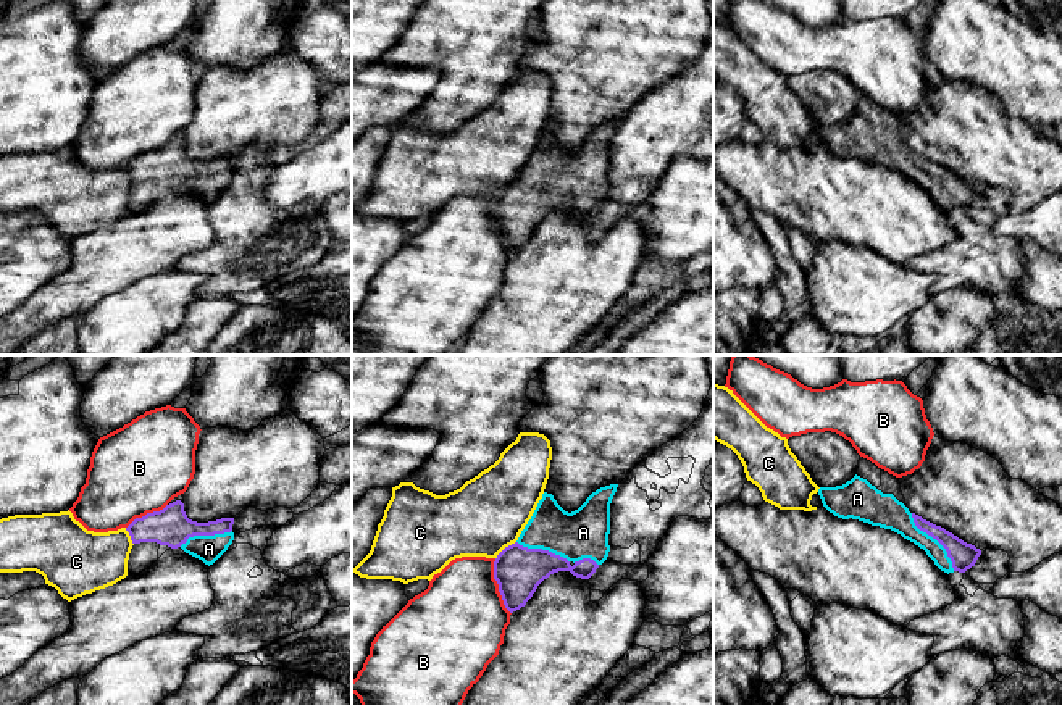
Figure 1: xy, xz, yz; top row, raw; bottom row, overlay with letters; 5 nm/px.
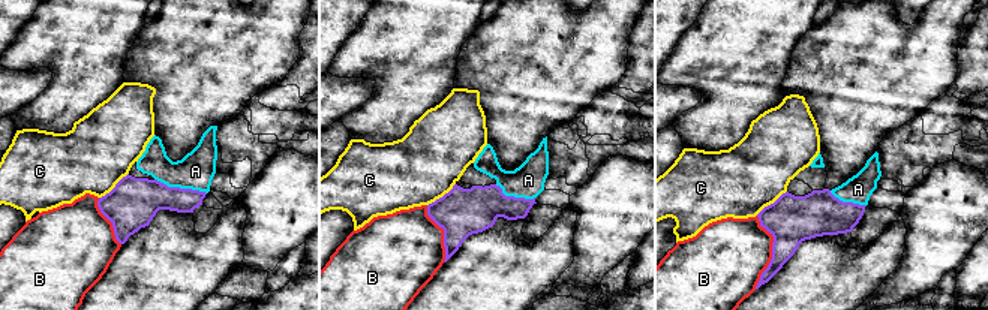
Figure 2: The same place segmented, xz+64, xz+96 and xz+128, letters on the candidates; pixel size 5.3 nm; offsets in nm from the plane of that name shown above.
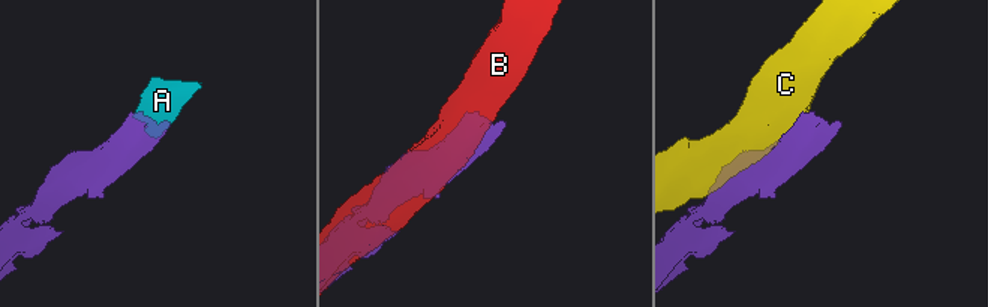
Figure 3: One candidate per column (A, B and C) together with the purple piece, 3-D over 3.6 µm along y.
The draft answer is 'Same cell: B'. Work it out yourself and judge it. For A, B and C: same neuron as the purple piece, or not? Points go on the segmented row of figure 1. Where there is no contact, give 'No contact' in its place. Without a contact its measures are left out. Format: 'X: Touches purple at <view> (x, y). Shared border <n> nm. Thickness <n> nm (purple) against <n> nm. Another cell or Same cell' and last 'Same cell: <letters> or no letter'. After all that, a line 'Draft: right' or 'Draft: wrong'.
A: Touches purple at yz (935, 538). Shared border 360 nm. Thickness 130 nm (purple) against 150 nm. Same cell
B: Touches purple at xz (499, 586). Shared border 300 nm. Thickness 240 nm (purple) against 460 nm. Another cell
C: Touches purple at xz (504, 549). Shared border 140 nm. Thickness 240 nm (purple) against 380 nm. Another cell
Same cell: A
Draft: wrong

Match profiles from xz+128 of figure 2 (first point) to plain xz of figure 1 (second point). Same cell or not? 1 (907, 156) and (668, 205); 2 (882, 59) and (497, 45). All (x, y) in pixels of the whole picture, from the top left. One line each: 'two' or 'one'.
1: two
2: two

